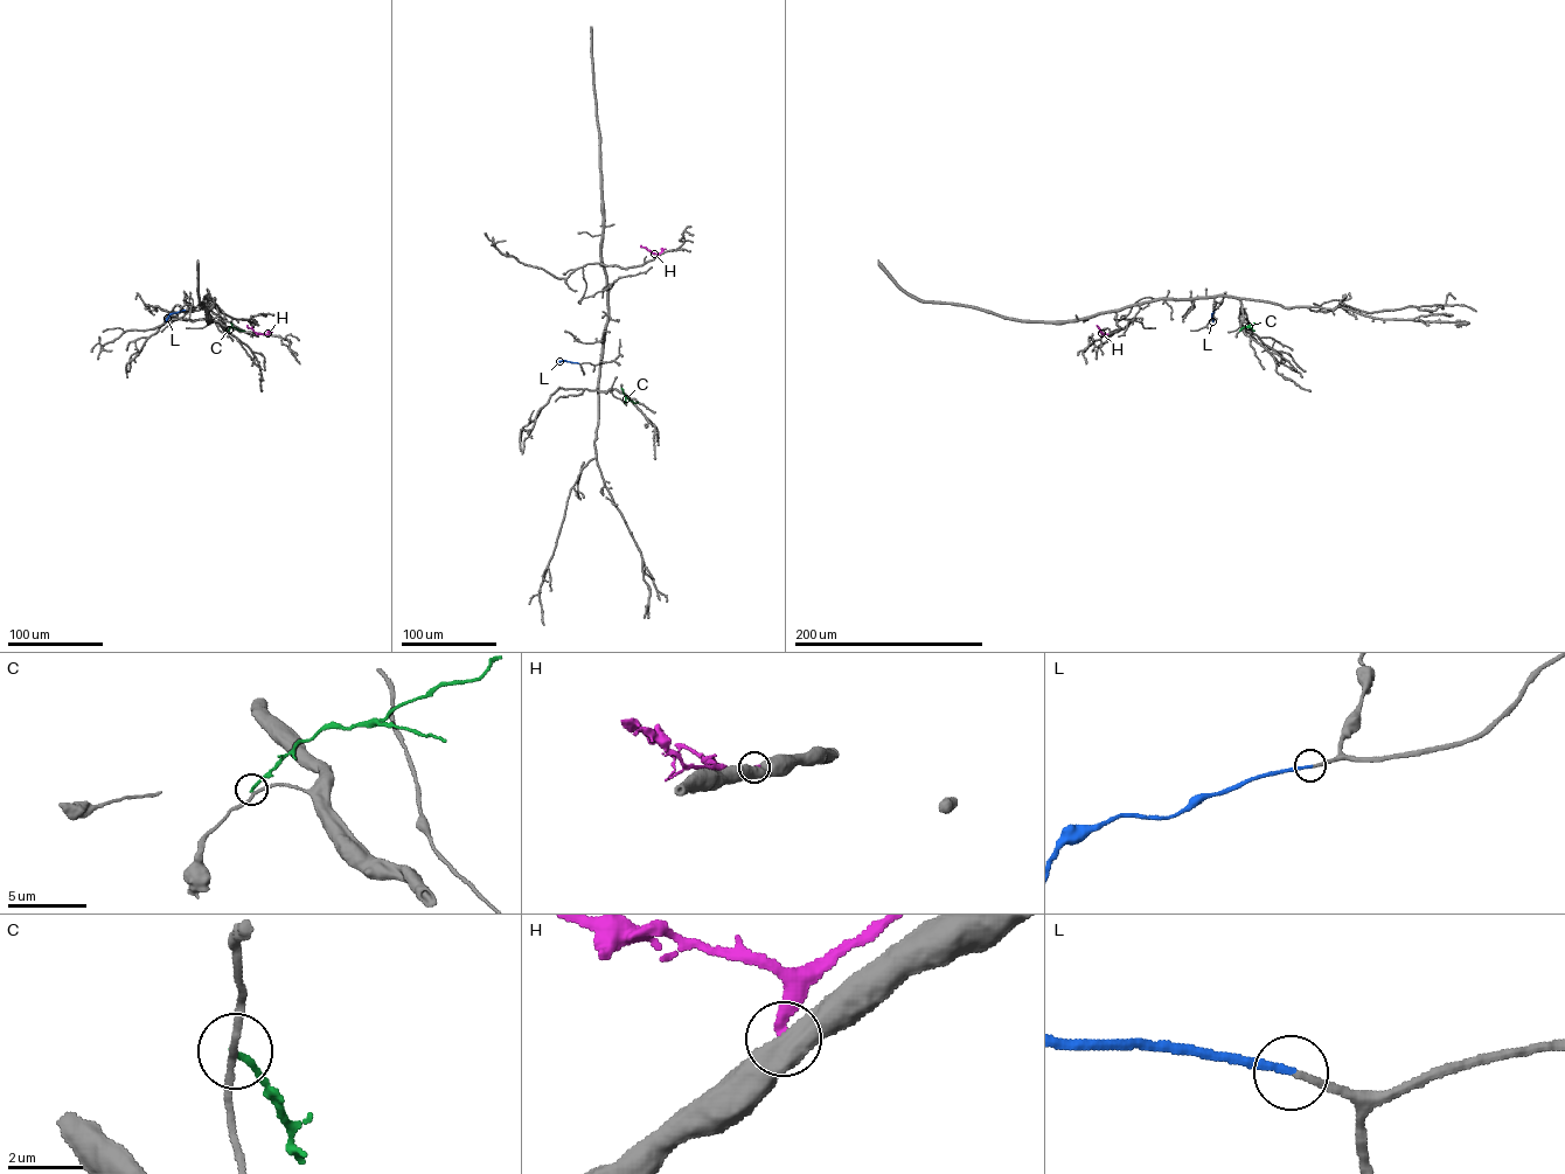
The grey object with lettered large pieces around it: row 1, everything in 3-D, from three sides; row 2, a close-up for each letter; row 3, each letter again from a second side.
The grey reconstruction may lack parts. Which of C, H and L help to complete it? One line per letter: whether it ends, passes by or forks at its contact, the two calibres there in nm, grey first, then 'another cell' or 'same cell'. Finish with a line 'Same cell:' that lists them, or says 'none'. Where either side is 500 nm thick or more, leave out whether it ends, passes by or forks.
C: it ends there; 170 nm thick on the grey side, 160 nm on the other; another cell
H: 600 nm thick on the grey side, 280 nm on the other; another cell
L: it ends there; 200 nm thick on the grey side, 200 nm on the other; same cell
Same cell: L

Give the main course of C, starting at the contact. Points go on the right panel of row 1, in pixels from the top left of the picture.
C: (1239, 331), (1247, 327), (1253, 331)

